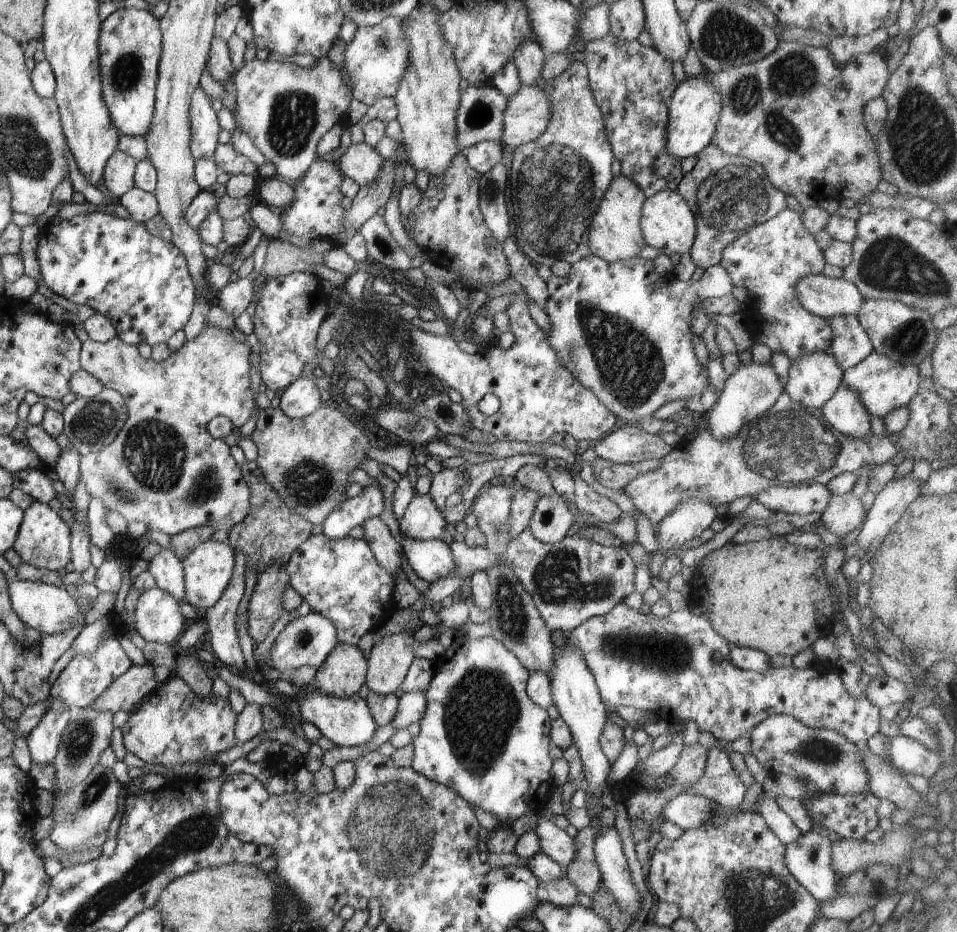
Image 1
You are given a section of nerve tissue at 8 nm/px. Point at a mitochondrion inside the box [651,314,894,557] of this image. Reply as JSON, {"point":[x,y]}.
{"point":[791,443]}

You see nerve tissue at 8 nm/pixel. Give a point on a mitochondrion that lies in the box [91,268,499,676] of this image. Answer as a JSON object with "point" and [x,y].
{"point":[154,454]}

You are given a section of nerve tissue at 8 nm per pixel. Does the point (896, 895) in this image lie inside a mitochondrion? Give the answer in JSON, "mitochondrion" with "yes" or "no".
{"mitochondrion":"no"}

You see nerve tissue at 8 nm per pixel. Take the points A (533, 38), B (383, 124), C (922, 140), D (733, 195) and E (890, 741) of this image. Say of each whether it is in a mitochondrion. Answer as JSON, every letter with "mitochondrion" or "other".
{"A":"other","B":"other","C":"mitochondrion","D":"mitochondrion","E":"other"}

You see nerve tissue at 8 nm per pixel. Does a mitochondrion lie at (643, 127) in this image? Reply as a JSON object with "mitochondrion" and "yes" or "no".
{"mitochondrion":"yes"}

